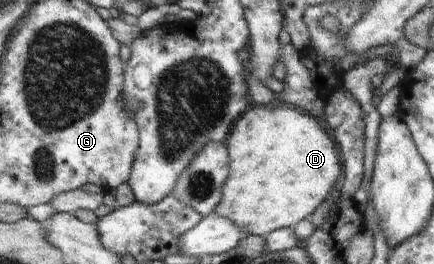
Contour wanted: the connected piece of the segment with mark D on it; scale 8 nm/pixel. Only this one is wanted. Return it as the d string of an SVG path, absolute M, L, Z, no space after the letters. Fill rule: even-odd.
M256 106L256 108L249 108L246 112L243 112L235 120L229 132L229 136L226 138L225 144L229 154L229 165L231 167L227 180L221 190L220 202L216 205L214 212L211 214L230 219L233 223L236 223L236 226L243 229L247 235L258 235L261 237L270 234L274 229L284 227L294 229L300 220L304 220L306 216L310 216L322 202L328 200L331 191L334 189L334 184L336 184L336 180L338 180L338 176L340 176L340 170L342 169L342 157L340 156L340 152L336 150L337 146L335 146L330 136L326 134L320 124L320 120L309 113L302 112L299 108L290 109L289 107L284 108L284 106L282 106L282 108L261 108Z

